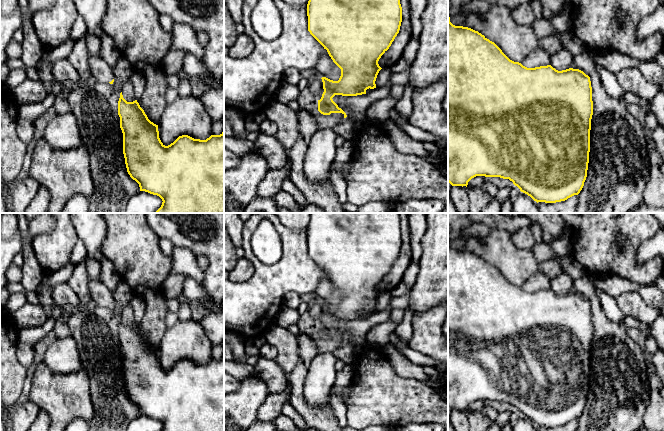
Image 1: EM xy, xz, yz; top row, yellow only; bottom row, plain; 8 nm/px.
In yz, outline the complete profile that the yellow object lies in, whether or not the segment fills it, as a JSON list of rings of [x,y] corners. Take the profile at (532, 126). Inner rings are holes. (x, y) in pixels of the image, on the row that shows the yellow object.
[[[448,15],[448,182],[452,186],[467,187],[468,182],[476,176],[500,177],[512,181],[537,203],[556,203],[578,195],[587,177],[592,115],[591,81],[583,71],[573,68],[558,71],[551,65],[527,68],[510,60],[494,42],[478,31],[453,25]]]

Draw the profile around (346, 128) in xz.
[[[348,117],[341,119],[335,127],[335,130],[336,133],[342,136],[345,140],[352,140],[357,134],[355,123]]]

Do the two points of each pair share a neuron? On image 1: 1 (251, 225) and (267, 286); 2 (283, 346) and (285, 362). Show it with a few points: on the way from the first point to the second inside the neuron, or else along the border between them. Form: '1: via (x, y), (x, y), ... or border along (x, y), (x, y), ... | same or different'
1: via (246, 240), (248, 254), (261, 271) | same
2: via (285, 350), (285, 358) | same

